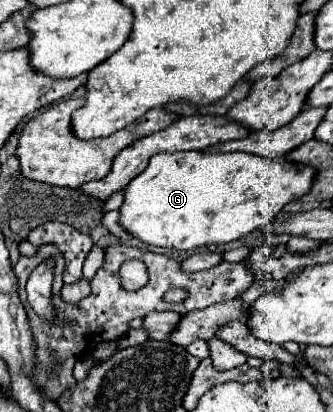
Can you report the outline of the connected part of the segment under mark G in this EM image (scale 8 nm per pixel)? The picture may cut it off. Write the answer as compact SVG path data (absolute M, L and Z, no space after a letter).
M158 153L150 157L146 169L134 177L124 189L124 203L120 205L120 227L146 245L164 249L196 249L204 245L230 243L248 233L266 227L290 201L300 199L314 185L314 169L290 163L286 159L270 161L266 157L248 153Z

